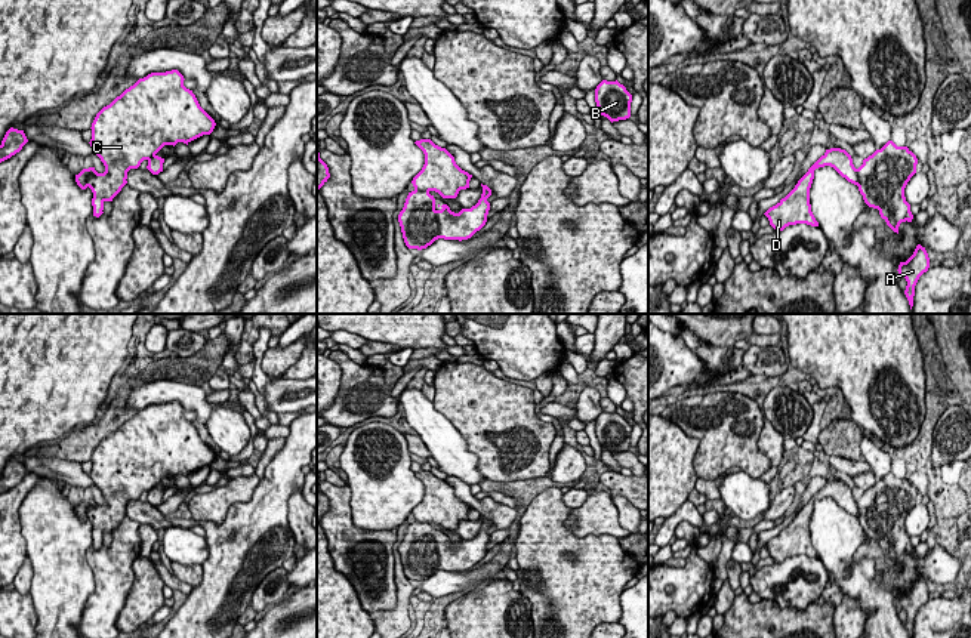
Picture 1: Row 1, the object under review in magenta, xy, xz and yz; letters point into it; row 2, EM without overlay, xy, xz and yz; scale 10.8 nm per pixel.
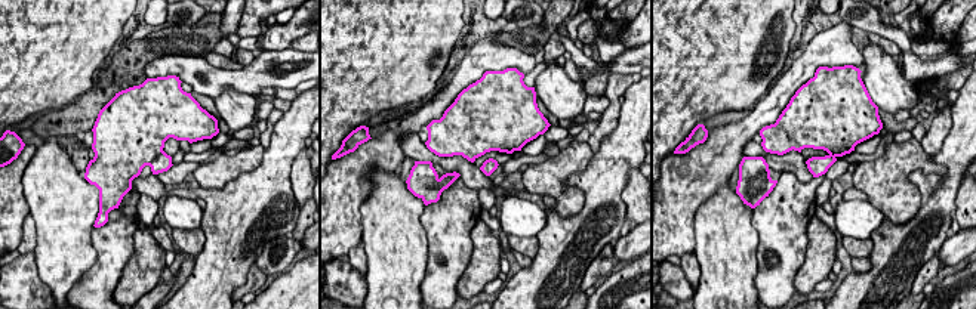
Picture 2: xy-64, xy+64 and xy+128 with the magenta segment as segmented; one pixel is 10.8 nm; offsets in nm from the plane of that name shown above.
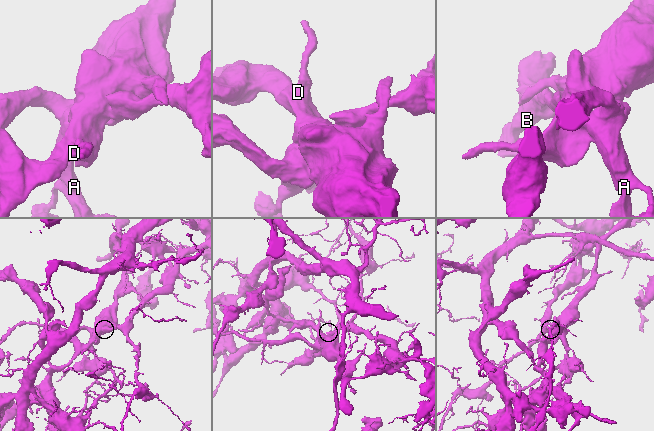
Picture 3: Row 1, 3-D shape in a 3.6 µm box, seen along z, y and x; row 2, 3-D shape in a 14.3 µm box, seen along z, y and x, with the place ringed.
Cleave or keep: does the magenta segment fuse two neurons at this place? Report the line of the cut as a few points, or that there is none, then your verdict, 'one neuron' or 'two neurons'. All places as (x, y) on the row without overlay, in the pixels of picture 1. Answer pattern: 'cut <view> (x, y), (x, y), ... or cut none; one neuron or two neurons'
cut xy (96, 504), (88, 508), (86, 517); two neurons

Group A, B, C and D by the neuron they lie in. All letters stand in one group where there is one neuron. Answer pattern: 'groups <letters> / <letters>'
groups A B / C D

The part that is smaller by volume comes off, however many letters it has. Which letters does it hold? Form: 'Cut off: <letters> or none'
Cut off: A, B

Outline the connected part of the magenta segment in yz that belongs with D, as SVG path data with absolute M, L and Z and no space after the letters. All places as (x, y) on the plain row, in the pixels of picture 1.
M841 480L826 481L798 512L795 520L764 545L776 563L783 563L786 558L796 555L819 558L811 543L810 520L814 511L814 502L824 497L833 499L842 509L859 518L857 500L853 496L851 487Z

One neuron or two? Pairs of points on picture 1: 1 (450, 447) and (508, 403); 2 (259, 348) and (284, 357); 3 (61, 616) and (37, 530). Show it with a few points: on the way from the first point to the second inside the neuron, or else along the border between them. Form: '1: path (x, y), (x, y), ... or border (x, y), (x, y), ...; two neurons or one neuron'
1: border (438, 412), (461, 434), (477, 458), (478, 468); two neurons
2: border (267, 348), (262, 357), (262, 370), (268, 378); two neurons
3: path (59, 595), (56, 551); one neuron

